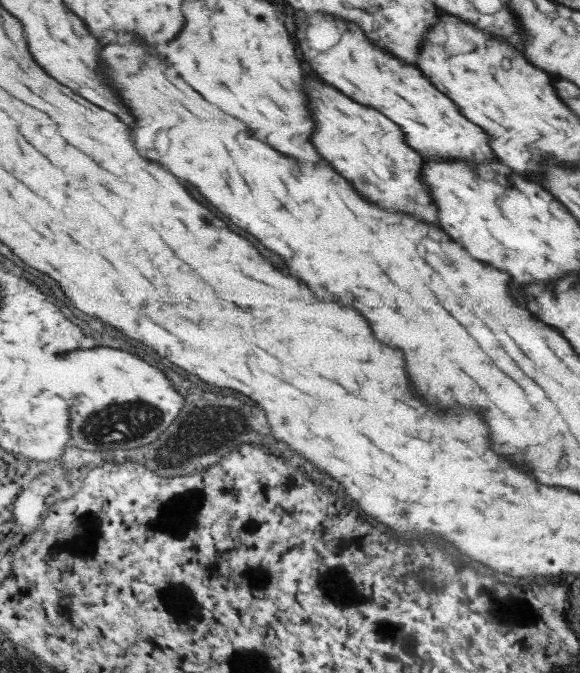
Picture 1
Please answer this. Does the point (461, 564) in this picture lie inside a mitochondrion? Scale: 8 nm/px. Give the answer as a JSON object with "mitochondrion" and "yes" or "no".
{"mitochondrion":"no"}

